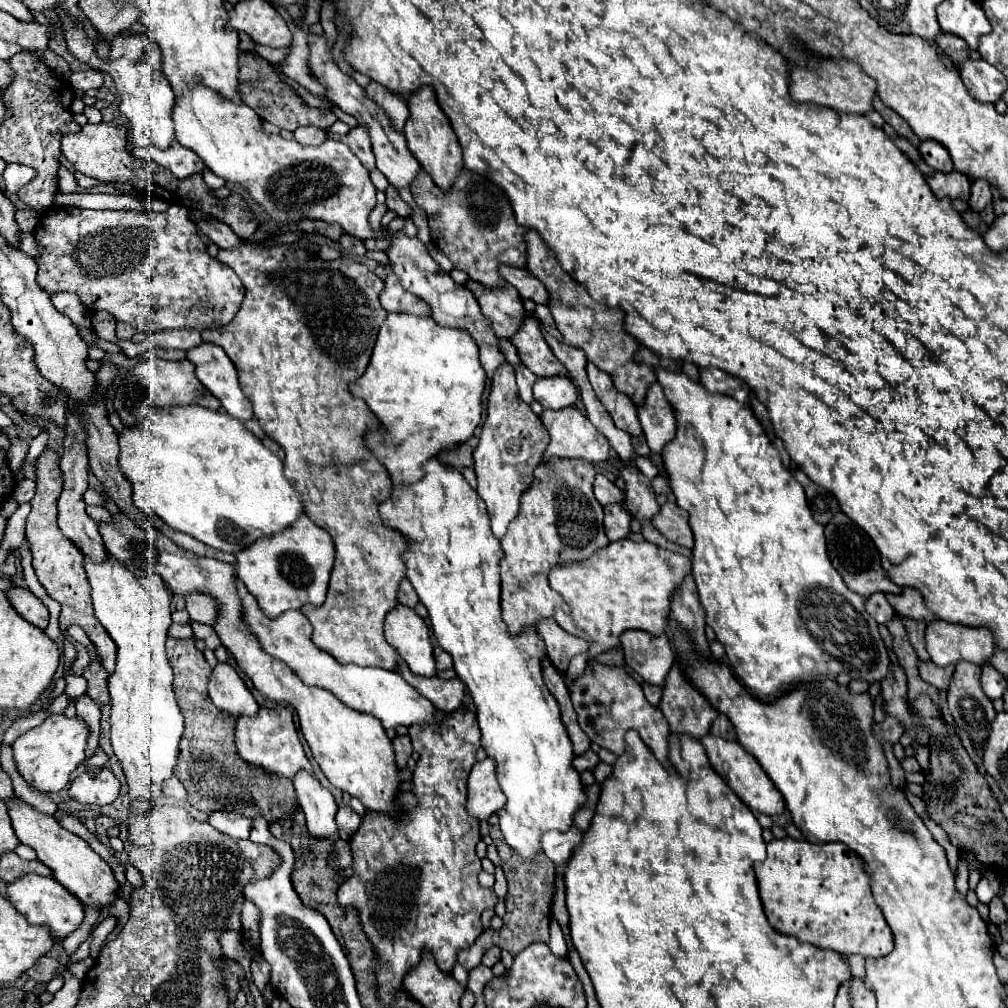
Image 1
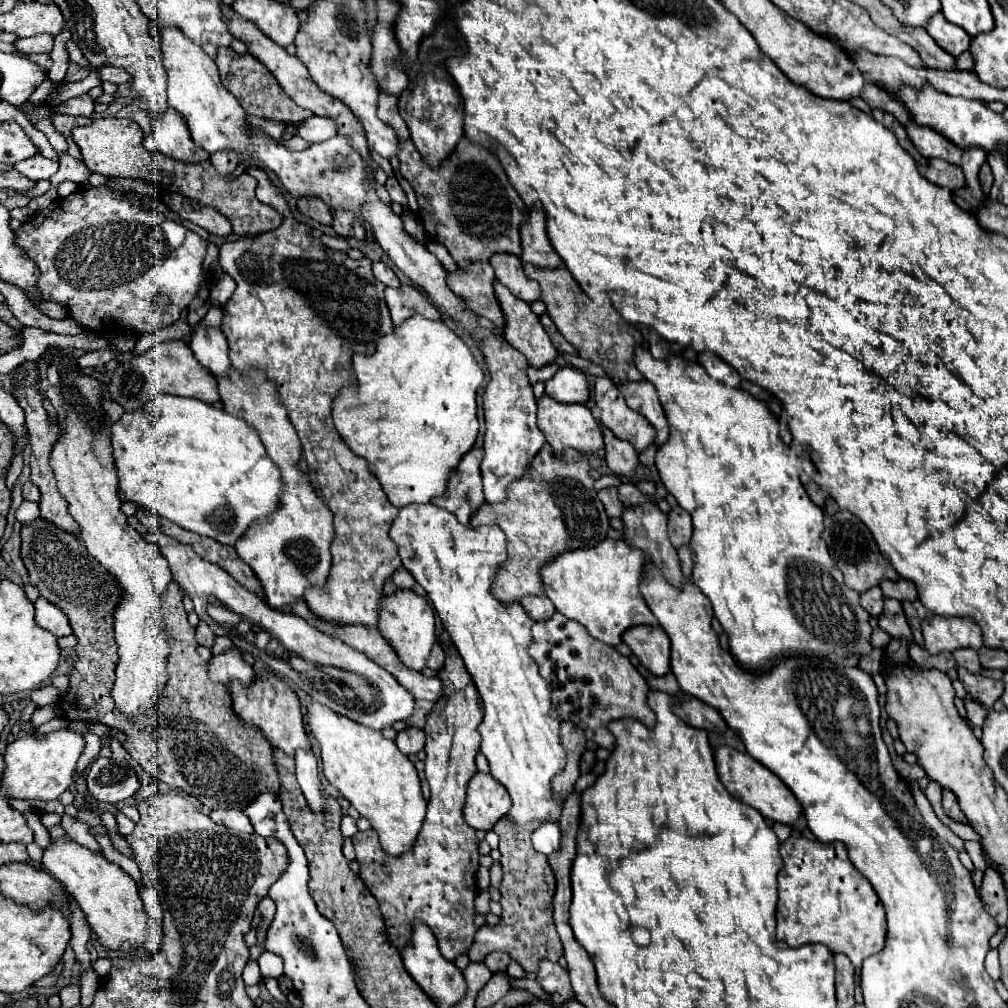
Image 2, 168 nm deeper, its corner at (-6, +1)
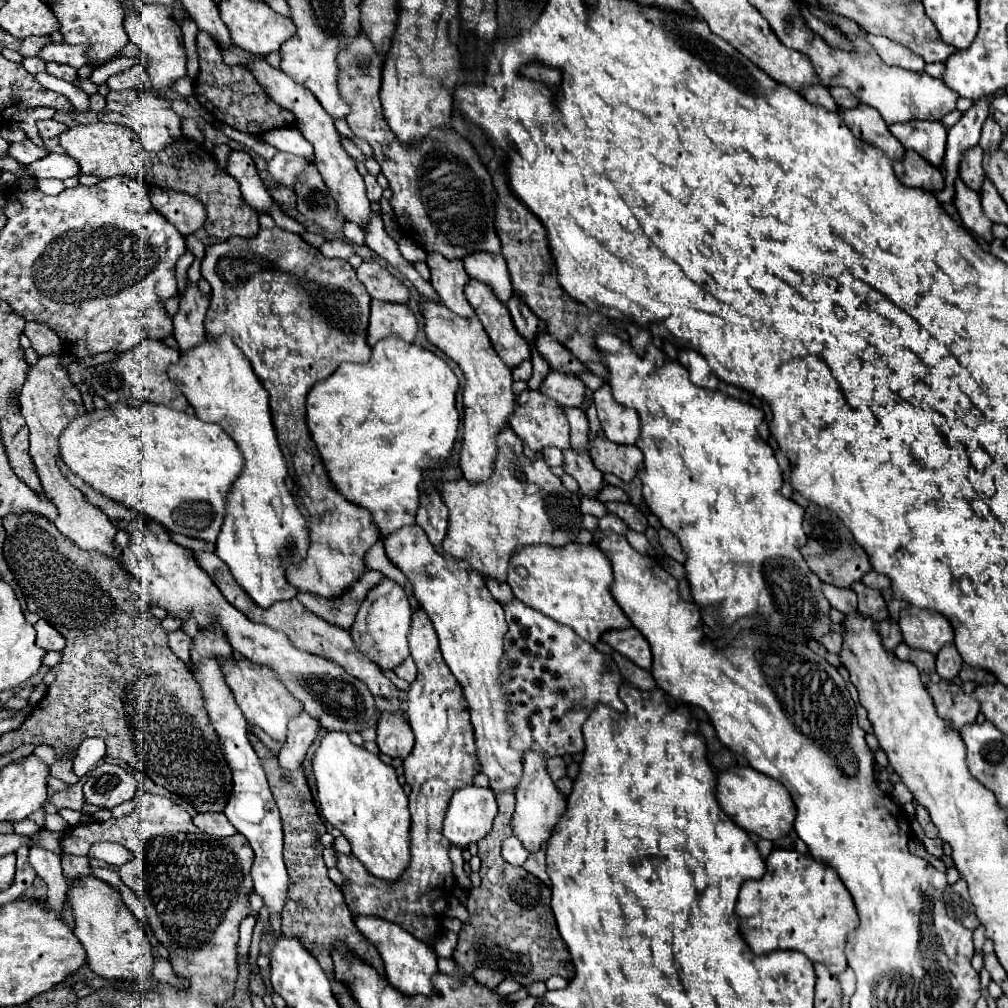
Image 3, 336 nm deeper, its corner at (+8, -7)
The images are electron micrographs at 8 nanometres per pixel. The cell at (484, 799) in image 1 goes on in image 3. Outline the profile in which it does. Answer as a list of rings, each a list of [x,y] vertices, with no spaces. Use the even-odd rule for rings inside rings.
[[[466,786],[454,792],[444,818],[442,834],[458,848],[478,842],[492,830],[496,798],[490,788]]]

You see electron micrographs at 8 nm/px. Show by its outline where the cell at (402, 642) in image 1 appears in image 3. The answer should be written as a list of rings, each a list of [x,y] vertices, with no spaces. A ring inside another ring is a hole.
[[[384,578],[384,582],[380,582],[380,586],[374,586],[366,594],[366,598],[356,614],[356,622],[350,628],[350,634],[352,634],[354,646],[366,658],[370,658],[382,670],[392,670],[410,656],[408,638],[406,638],[408,630],[410,630],[410,622],[412,622],[412,608],[406,598],[404,588],[396,582],[392,582],[390,578]]]

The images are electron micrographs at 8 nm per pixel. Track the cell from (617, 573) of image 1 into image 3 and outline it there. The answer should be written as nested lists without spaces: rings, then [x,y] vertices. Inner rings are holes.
[[[570,542],[562,548],[544,544],[520,546],[520,550],[514,550],[510,558],[506,582],[520,602],[556,620],[558,624],[570,626],[590,644],[596,644],[598,638],[608,630],[632,626],[610,594],[612,566],[608,564],[606,554],[592,544]]]

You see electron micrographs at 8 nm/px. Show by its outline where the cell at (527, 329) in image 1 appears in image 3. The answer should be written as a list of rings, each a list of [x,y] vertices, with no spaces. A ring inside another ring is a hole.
[[[470,278],[466,282],[464,294],[476,316],[484,324],[484,330],[490,336],[490,342],[498,356],[510,368],[518,366],[522,360],[530,360],[528,342],[516,332],[508,308],[500,300],[496,300],[496,294],[492,294],[492,286],[484,286],[484,282],[476,282],[474,278]]]

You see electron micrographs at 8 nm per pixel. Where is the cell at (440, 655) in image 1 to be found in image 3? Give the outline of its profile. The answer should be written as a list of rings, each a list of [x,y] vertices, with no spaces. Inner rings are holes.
[[[406,658],[400,666],[396,666],[396,676],[398,678],[402,678],[402,680],[406,680],[406,682],[414,682],[414,678],[416,678],[416,666],[414,666],[414,660],[412,658]]]

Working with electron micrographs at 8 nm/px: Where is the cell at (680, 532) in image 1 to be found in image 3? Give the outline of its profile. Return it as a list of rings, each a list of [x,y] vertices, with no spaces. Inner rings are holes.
[[[660,528],[660,530],[658,530],[658,536],[660,536],[660,544],[662,544],[664,552],[666,552],[670,558],[674,558],[676,562],[684,564],[684,562],[686,562],[686,554],[684,554],[680,542],[676,540],[676,536],[674,536],[670,530],[666,530],[666,528]]]

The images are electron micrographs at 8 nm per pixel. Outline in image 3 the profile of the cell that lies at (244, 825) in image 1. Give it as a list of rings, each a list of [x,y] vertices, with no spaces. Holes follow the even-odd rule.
[[[222,812],[198,814],[198,816],[194,818],[194,824],[196,824],[202,832],[206,832],[206,834],[210,834],[210,836],[220,836],[220,838],[224,838],[224,836],[234,836],[234,834],[236,834],[236,828],[228,822],[228,818],[226,818]]]

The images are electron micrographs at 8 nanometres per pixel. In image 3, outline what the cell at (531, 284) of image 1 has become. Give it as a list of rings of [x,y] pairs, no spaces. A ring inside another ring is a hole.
[[[468,254],[468,258],[462,258],[462,262],[470,278],[490,284],[494,288],[494,294],[502,302],[508,302],[512,296],[512,284],[502,254]]]

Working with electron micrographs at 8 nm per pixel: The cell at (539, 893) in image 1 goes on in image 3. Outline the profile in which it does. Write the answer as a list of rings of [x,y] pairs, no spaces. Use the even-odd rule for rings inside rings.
[[[496,794],[496,800],[498,800],[498,816],[494,820],[494,828],[490,830],[490,834],[486,838],[482,838],[478,842],[478,856],[482,860],[482,866],[480,866],[482,884],[480,884],[480,888],[468,892],[464,906],[470,914],[470,920],[458,932],[458,946],[454,948],[452,958],[468,974],[472,974],[476,968],[484,966],[484,968],[500,970],[506,978],[512,978],[512,980],[520,982],[522,986],[528,986],[536,980],[546,982],[550,976],[562,976],[564,980],[568,980],[566,966],[572,964],[572,960],[570,960],[568,948],[566,948],[564,940],[560,938],[560,932],[554,924],[554,914],[550,908],[550,888],[544,882],[540,882],[540,878],[536,878],[534,874],[528,874],[522,866],[510,866],[500,856],[502,840],[512,836],[510,818],[514,814],[514,794]]]

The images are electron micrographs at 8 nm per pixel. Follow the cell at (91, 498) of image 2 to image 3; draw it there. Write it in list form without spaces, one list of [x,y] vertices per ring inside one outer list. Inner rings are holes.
[[[44,354],[38,358],[38,362],[34,366],[28,368],[28,378],[22,386],[18,400],[20,400],[20,412],[22,412],[28,428],[30,428],[32,462],[34,462],[36,472],[40,476],[44,494],[54,502],[54,506],[60,512],[60,516],[54,520],[56,528],[66,538],[70,538],[78,548],[98,550],[98,552],[120,562],[120,550],[114,546],[114,534],[116,534],[114,524],[108,520],[108,516],[102,510],[98,510],[96,506],[86,502],[84,494],[78,488],[74,488],[62,476],[58,462],[56,462],[56,456],[60,452],[58,450],[58,436],[76,416],[86,412],[86,408],[82,404],[80,390],[70,382],[68,370],[60,362],[60,354]]]

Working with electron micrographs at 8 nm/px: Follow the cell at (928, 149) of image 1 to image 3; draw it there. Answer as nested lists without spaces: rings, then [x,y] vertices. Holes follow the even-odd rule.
[[[912,120],[892,124],[890,132],[900,140],[904,148],[916,150],[924,160],[938,166],[946,152],[946,128],[940,122]]]

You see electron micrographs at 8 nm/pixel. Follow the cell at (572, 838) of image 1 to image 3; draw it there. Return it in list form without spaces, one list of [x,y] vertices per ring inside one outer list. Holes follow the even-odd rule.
[[[510,836],[510,838],[504,840],[504,846],[502,846],[500,854],[502,854],[502,858],[504,858],[508,864],[512,864],[512,866],[522,866],[522,864],[526,862],[526,858],[530,856],[530,852],[528,852],[528,850],[522,846],[522,842],[516,840],[514,836]]]

